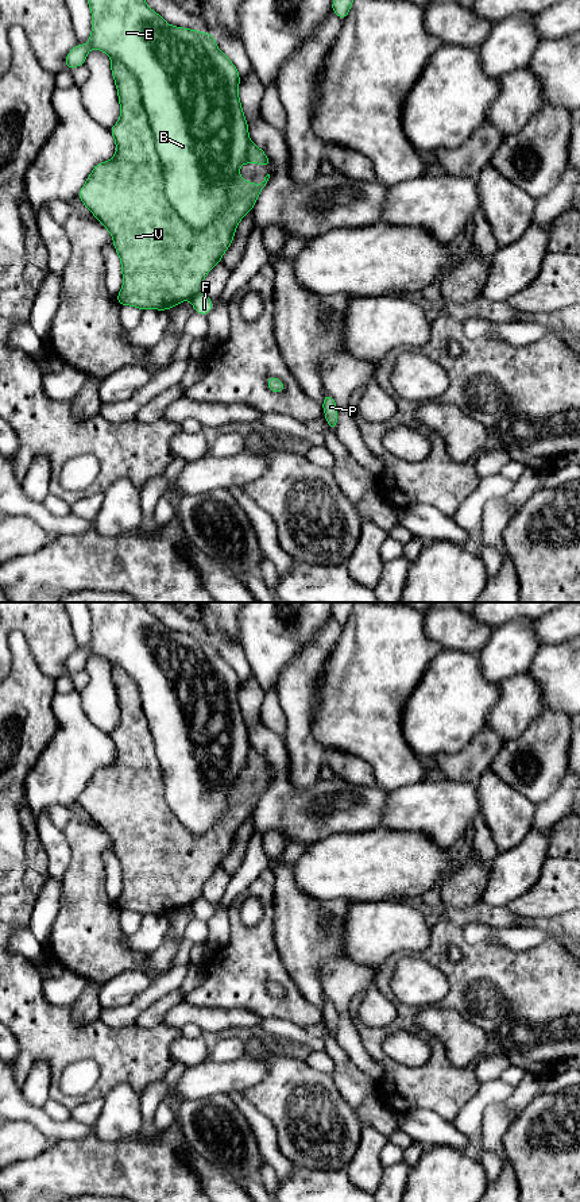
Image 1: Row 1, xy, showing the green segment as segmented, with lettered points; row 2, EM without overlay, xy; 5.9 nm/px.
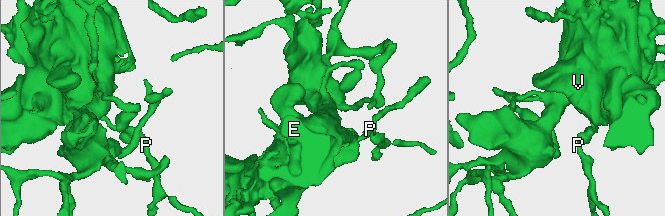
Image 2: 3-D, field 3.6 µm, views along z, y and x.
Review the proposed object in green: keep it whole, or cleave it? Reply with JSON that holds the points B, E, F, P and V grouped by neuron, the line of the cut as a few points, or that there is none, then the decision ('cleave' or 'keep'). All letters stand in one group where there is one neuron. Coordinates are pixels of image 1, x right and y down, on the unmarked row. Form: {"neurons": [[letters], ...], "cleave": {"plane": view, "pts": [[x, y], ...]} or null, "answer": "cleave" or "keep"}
{"neurons": [["B", "E", "F", "P"], ["V"]], "cleave": {"plane": "xy", "pts": [[112, 662], [136, 685], [166, 804], [193, 835], [207, 833]]}, "answer": "cleave"}

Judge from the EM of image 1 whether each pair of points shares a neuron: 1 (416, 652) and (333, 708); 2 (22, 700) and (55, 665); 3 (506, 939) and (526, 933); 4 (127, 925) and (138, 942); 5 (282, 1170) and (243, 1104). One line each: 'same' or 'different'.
1: same
2: different
3: same
4: different
5: same

